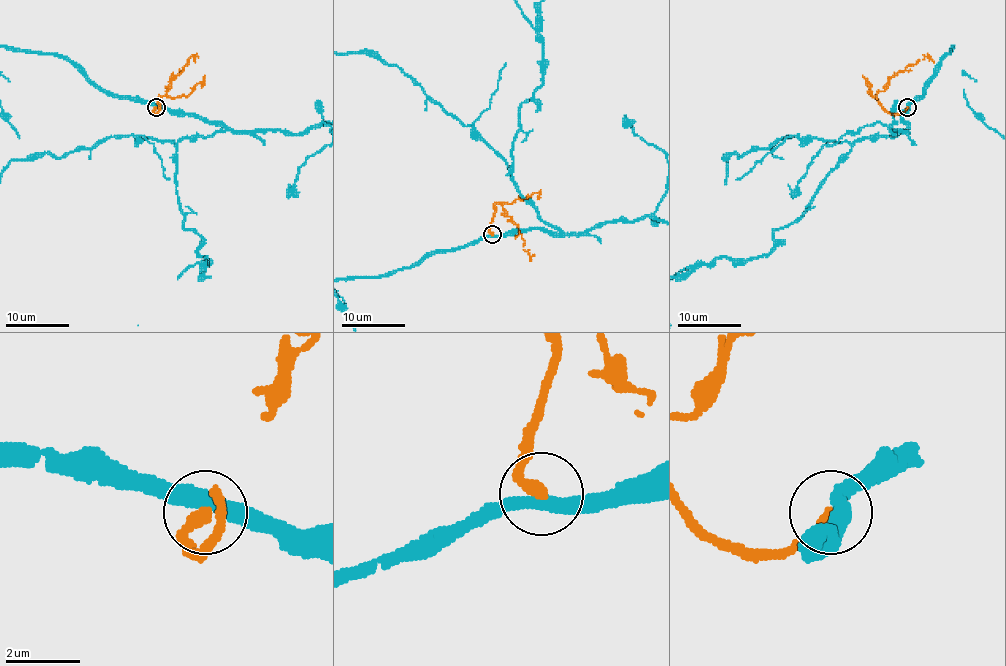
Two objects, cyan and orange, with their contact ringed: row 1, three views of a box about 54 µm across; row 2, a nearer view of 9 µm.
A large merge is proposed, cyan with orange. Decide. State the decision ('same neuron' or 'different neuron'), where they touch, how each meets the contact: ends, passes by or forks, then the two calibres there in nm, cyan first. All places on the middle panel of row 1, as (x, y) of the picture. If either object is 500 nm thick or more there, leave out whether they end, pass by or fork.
different neuron; at (492, 234); cyan passes by; orange ends there; 420 nm thick on the cyan side, 320 nm on the other

